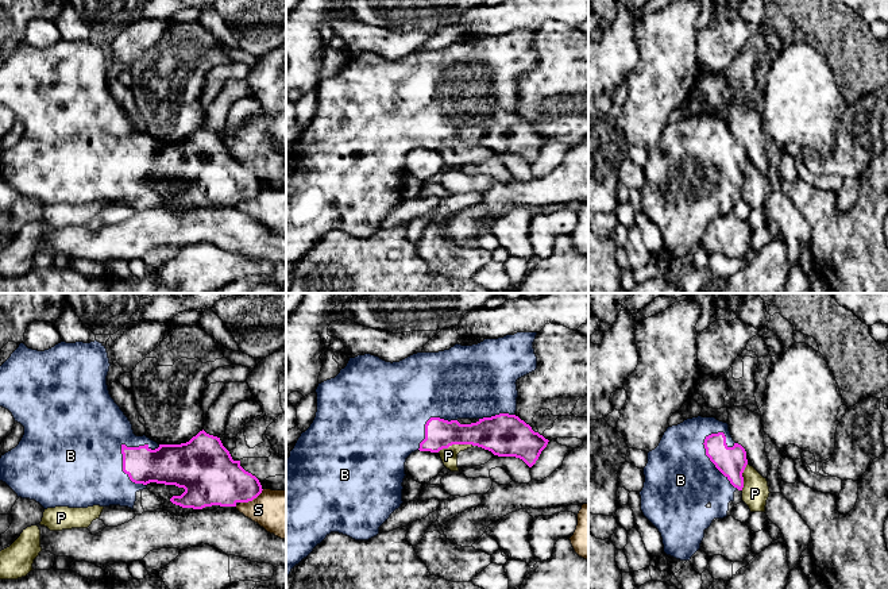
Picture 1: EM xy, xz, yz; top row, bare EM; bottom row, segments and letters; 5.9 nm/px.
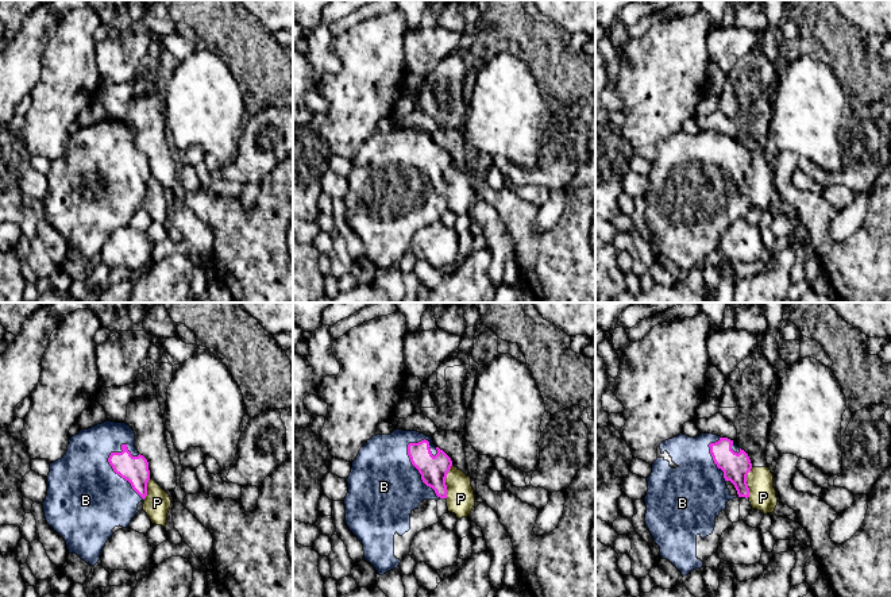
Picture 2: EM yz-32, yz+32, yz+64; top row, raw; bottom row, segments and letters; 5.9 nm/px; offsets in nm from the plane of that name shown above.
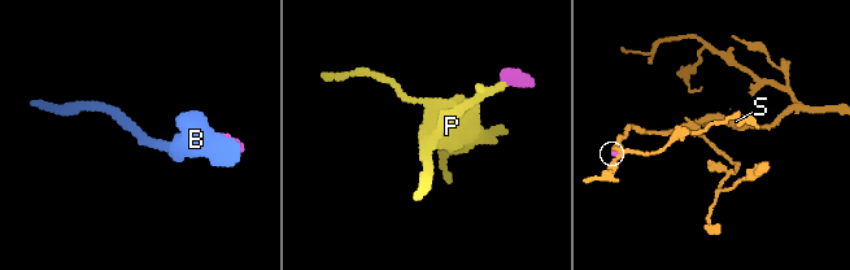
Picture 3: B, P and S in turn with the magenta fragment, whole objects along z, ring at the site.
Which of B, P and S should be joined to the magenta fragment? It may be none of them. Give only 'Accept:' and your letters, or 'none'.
Accept: B

